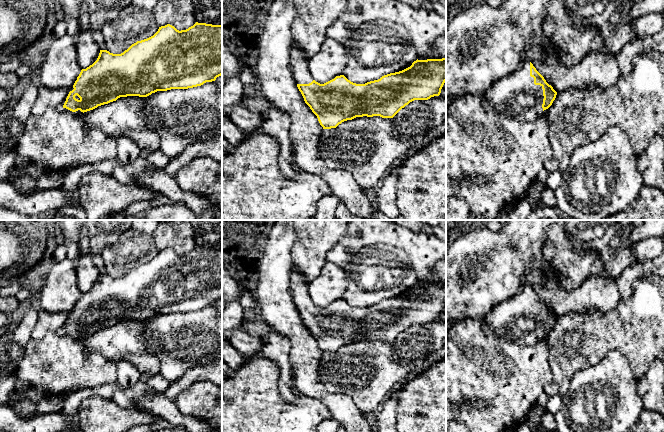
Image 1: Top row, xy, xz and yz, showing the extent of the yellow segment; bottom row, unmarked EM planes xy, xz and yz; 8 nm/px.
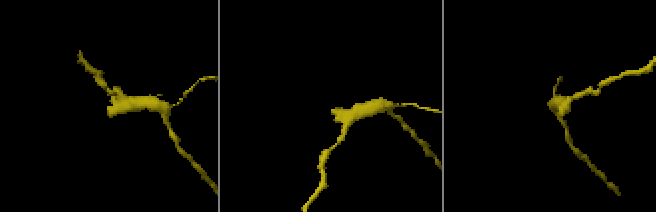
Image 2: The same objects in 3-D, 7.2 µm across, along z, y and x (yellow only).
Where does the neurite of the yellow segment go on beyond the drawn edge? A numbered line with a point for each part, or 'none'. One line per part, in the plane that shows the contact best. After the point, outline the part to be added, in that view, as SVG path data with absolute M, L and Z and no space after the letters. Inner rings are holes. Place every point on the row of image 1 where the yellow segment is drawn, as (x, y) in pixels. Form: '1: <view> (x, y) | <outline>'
1: yz (516, 95) | M524 62L483 94L484 103L518 120L529 120L543 112L543 89L530 76L530 62Z

